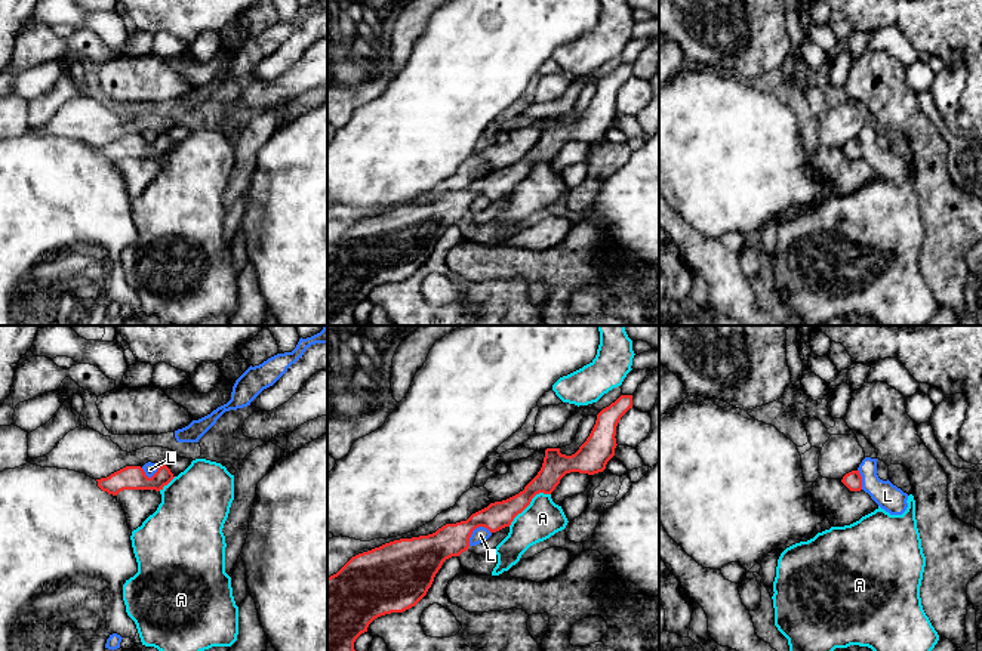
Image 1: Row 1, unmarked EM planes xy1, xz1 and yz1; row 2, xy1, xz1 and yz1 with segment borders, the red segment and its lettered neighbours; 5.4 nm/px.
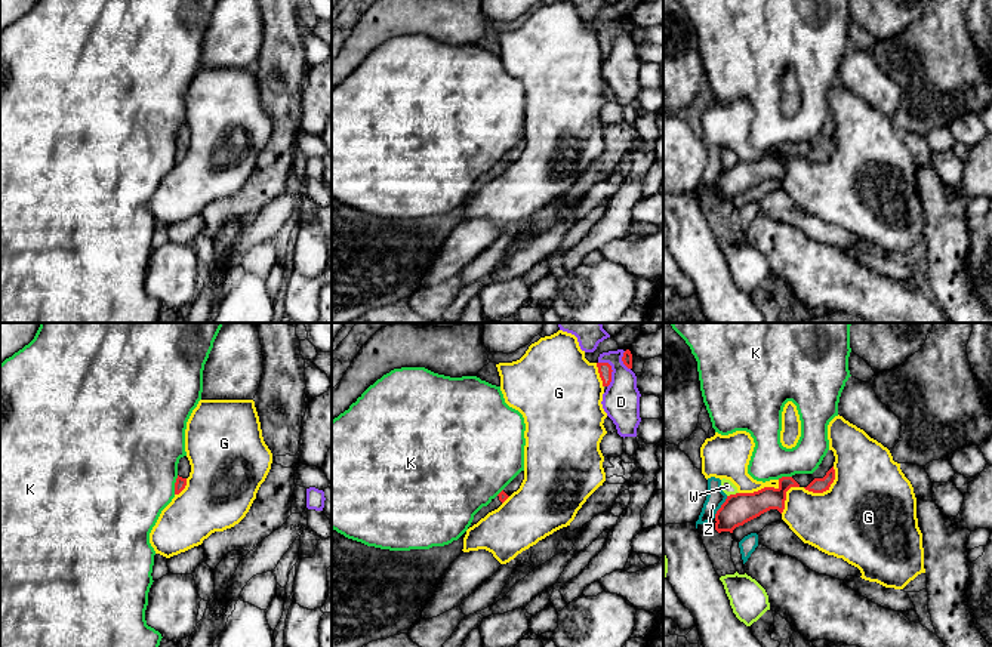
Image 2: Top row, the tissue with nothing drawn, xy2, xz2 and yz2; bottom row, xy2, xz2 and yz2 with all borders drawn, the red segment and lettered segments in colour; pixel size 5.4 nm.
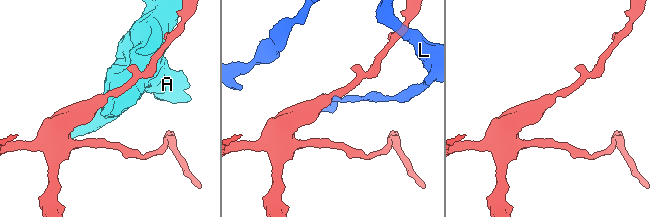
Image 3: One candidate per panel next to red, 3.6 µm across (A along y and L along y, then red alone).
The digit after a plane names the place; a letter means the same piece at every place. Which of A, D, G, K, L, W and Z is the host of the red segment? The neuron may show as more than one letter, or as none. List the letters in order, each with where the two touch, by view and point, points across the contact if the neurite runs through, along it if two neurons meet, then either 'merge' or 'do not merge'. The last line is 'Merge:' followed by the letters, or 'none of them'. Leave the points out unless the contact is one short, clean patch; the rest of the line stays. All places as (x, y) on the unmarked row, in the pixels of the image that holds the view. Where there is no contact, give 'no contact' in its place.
A: meets red in xz1 at (529, 172); do not merge
D: meets red in xz2 at (612, 39); border along xz2 (598, 30), (606, 30), (610, 34), (612, 43), (607, 55); do not merge
G: meets red in yz2 at (825, 159); do not merge
K: meets red in xy2 at (175, 153); border along xy2 (178, 144), (173, 162); do not merge
L: meets red in xz1 at (474, 197); border along xz1 (490, 200), (477, 196), (468, 213); do not merge
W: meets red in yz2 at (732, 163); do not merge
Z: meets red in yz2 at (721, 175); do not merge
Merge: none of them

